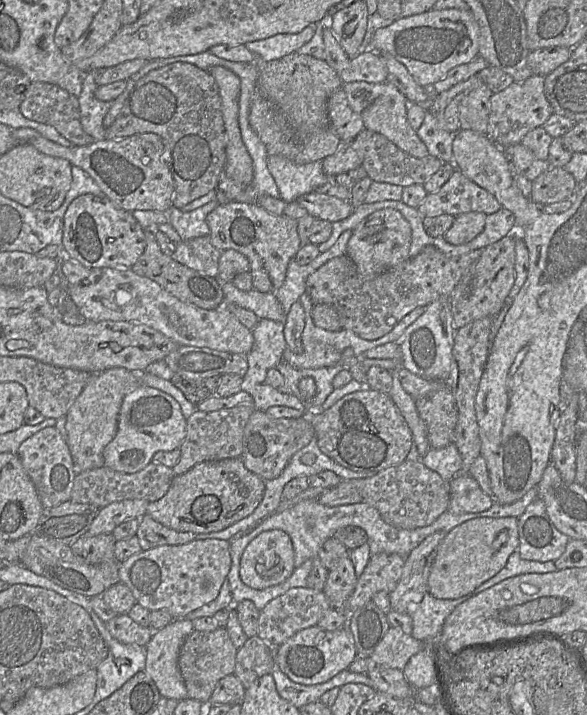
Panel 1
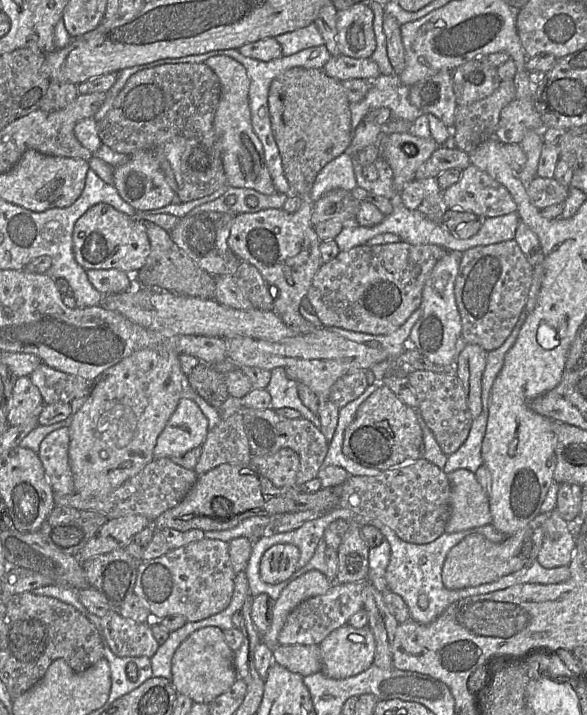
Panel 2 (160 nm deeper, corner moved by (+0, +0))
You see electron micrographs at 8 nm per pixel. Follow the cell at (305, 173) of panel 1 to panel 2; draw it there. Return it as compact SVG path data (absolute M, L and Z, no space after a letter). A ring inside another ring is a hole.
M345 152L330 161L319 172L310 192L310 199L315 203L330 191L336 189L351 191L357 186L353 155Z

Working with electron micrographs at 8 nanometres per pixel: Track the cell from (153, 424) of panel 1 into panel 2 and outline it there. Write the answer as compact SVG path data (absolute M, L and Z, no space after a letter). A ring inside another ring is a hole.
M182 397L157 438L154 458L169 458L200 447L208 431L209 421L199 406L193 400Z

